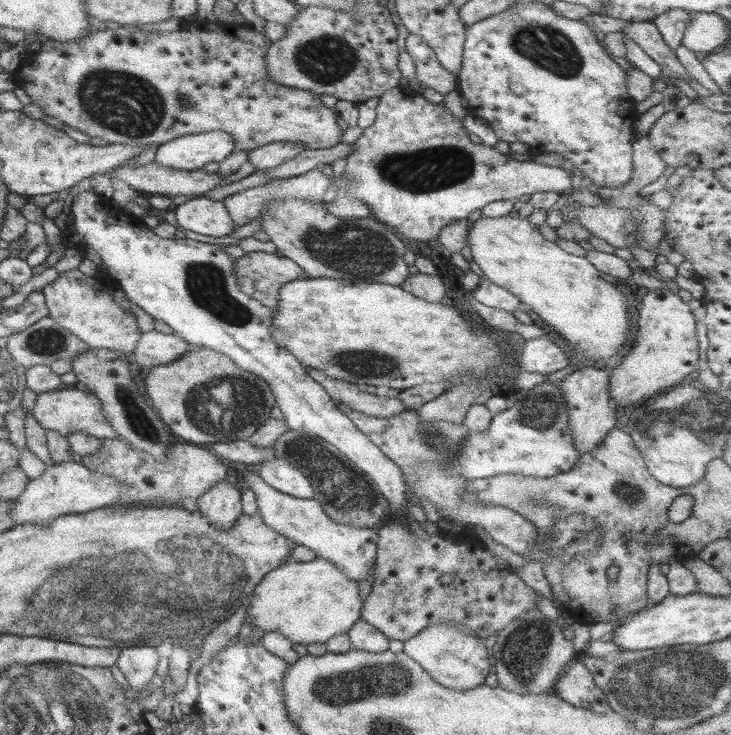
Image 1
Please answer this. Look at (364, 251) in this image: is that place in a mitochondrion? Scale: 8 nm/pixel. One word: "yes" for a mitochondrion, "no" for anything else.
yes

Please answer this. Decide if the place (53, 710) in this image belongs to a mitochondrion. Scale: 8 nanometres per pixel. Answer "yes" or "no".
yes

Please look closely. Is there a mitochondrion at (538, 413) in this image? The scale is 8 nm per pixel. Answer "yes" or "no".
yes

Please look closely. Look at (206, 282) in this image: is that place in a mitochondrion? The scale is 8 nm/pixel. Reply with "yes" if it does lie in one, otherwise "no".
yes

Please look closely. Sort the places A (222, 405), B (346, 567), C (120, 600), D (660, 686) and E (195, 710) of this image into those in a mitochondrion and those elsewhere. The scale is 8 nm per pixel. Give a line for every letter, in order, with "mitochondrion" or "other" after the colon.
A: mitochondrion
B: other
C: mitochondrion
D: mitochondrion
E: other

